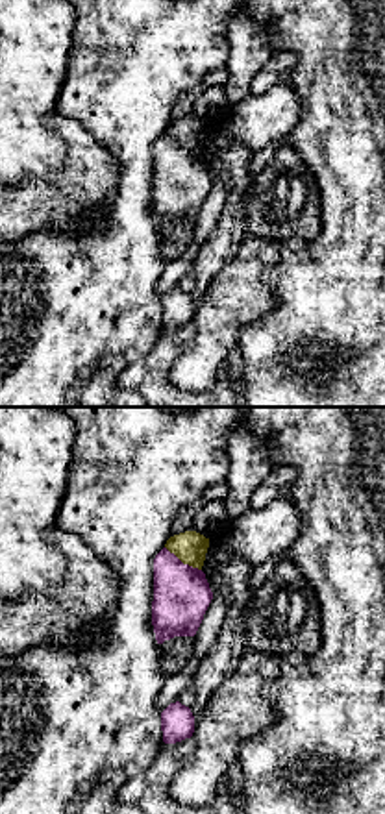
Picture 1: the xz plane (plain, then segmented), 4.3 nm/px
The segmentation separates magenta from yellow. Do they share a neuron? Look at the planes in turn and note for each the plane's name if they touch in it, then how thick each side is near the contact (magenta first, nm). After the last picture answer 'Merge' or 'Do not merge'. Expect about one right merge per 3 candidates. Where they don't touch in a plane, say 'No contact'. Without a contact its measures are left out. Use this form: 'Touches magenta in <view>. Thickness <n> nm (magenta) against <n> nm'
Touches magenta in xz. Thickness 240 nm (magenta) against 140 nm

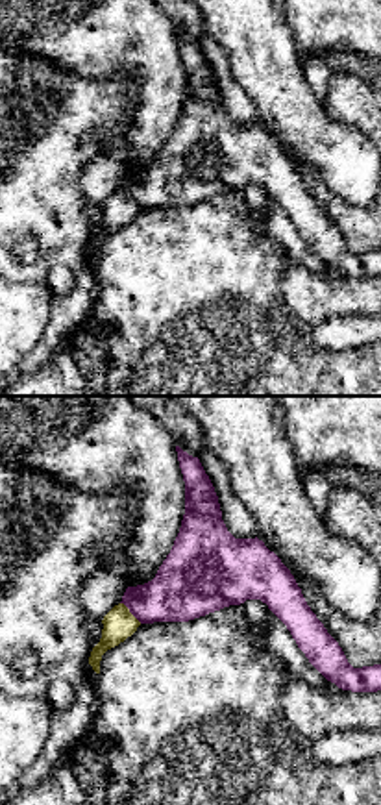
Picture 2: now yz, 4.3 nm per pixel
Touches magenta in yz. Thickness 280 nm (magenta) against 140 nm

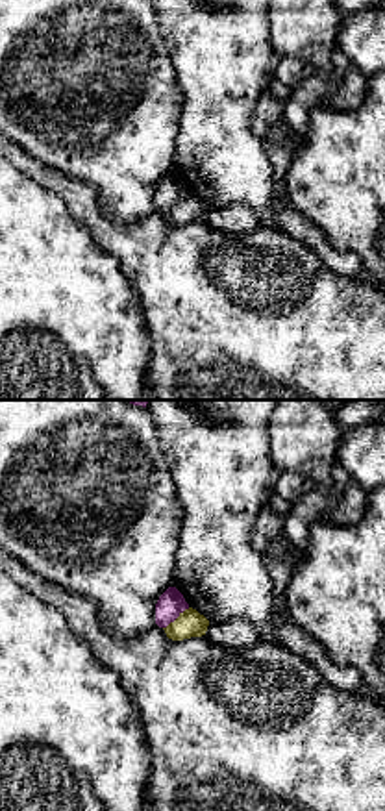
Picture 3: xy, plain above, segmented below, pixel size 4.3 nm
Touches magenta in xy. Thickness 120 nm (magenta) against 120 nm

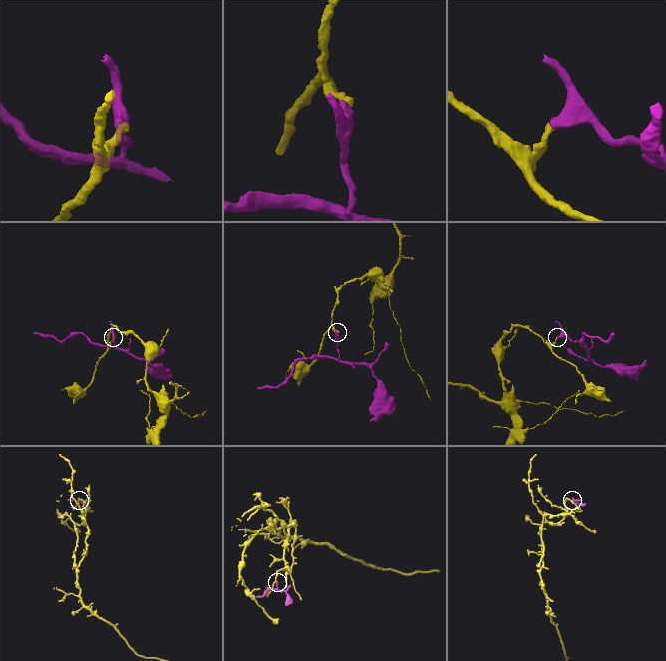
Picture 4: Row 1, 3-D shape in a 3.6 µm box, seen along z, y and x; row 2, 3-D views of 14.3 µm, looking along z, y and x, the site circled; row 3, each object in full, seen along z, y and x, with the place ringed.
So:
Do not merge

